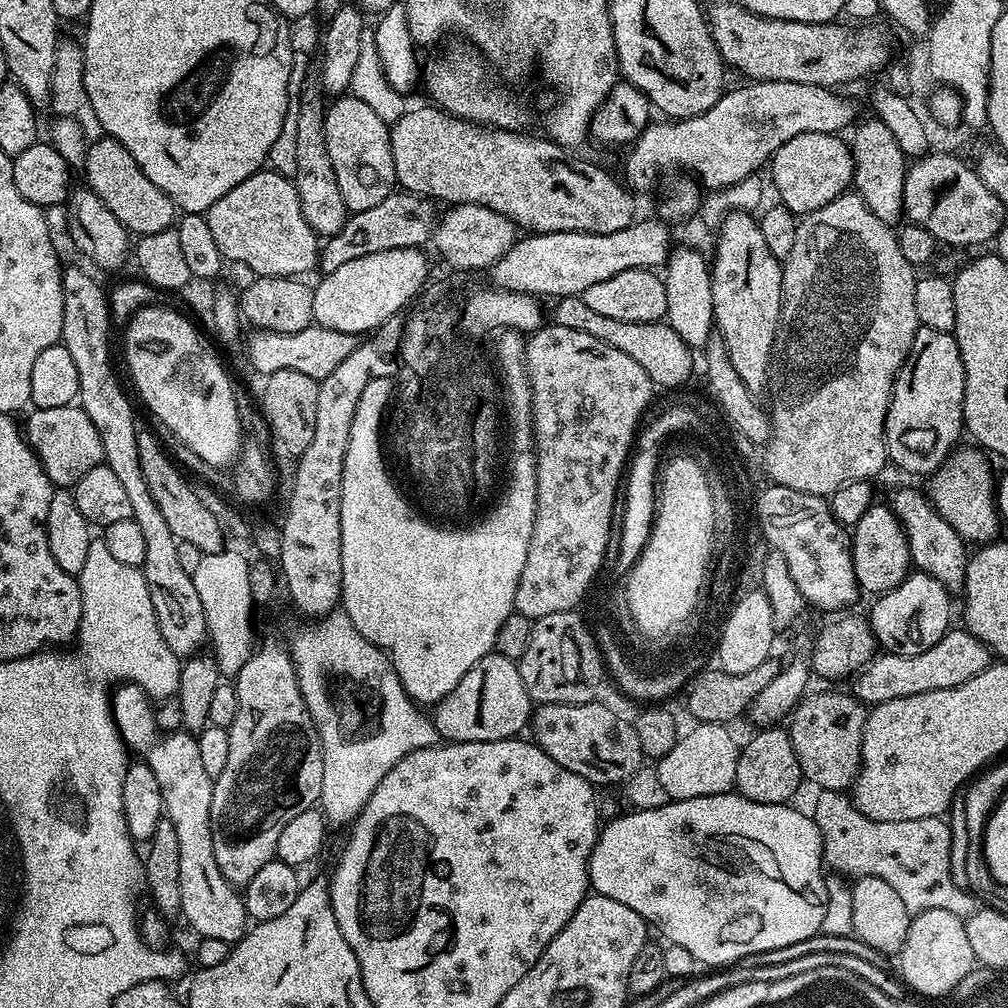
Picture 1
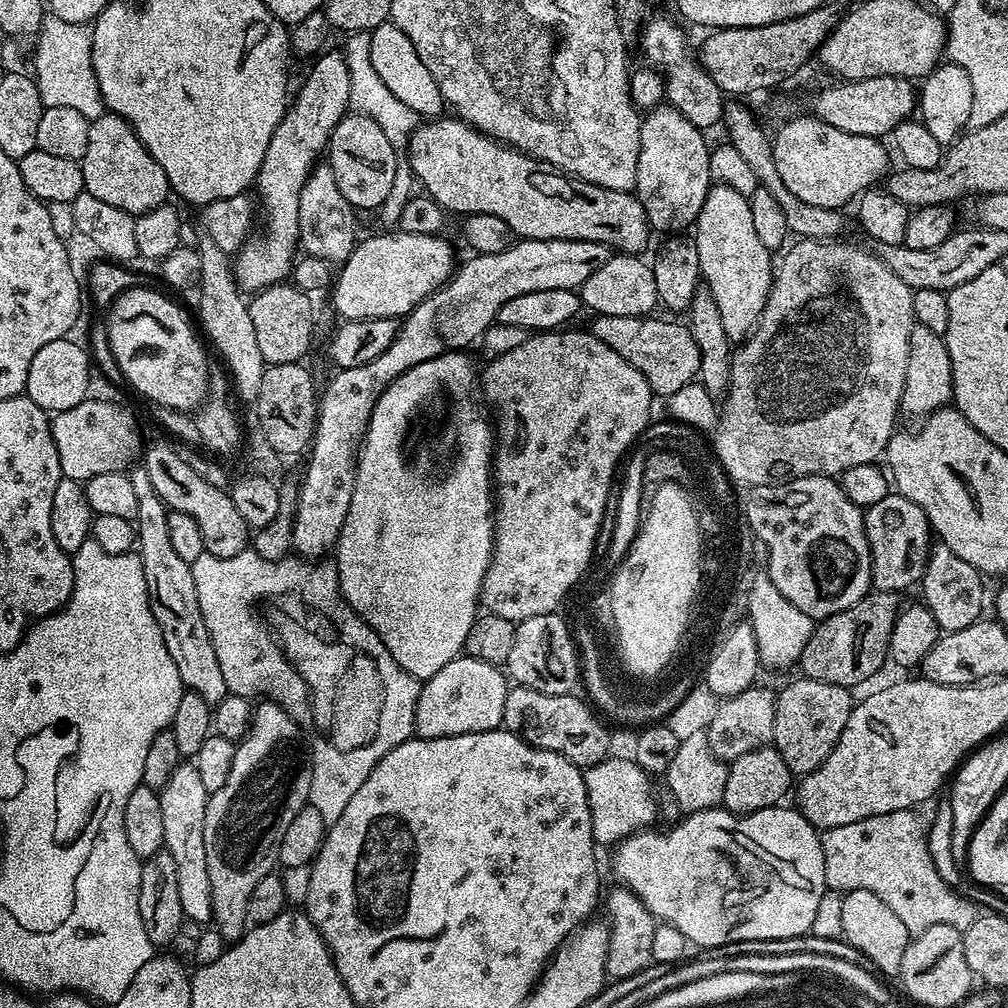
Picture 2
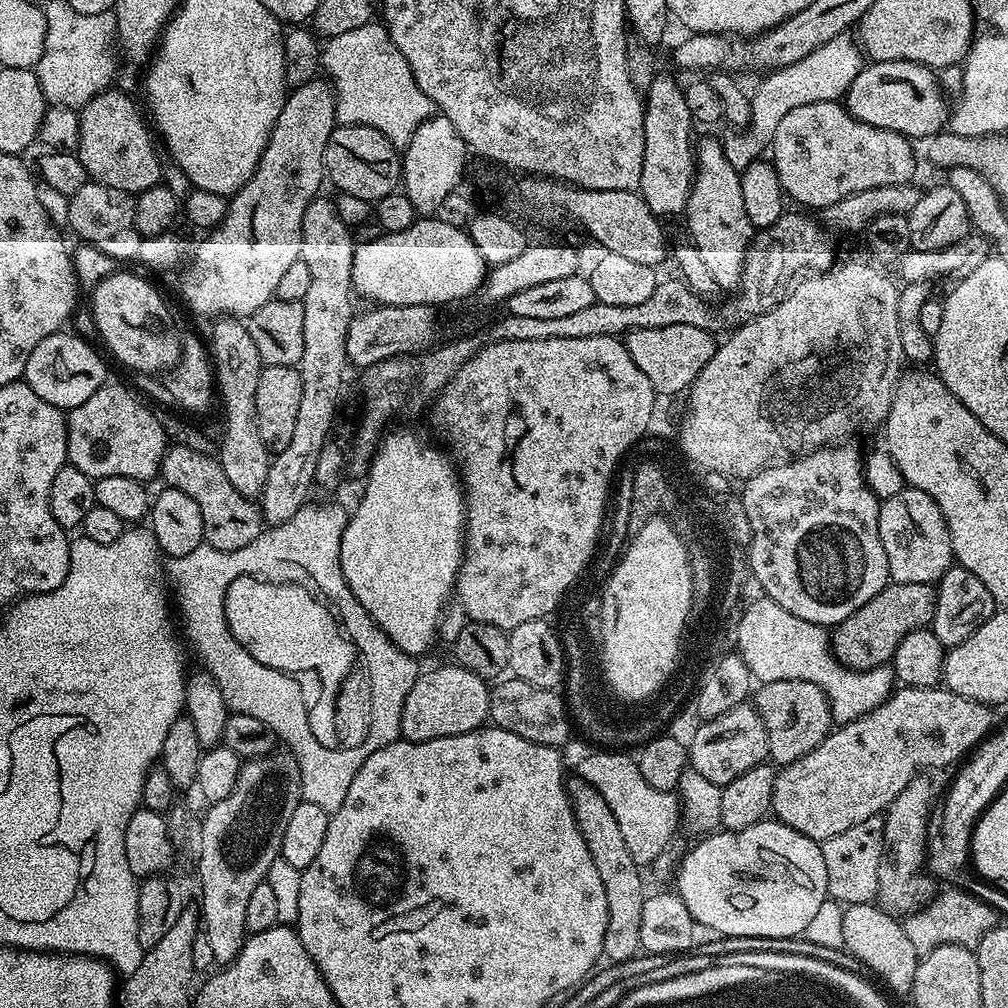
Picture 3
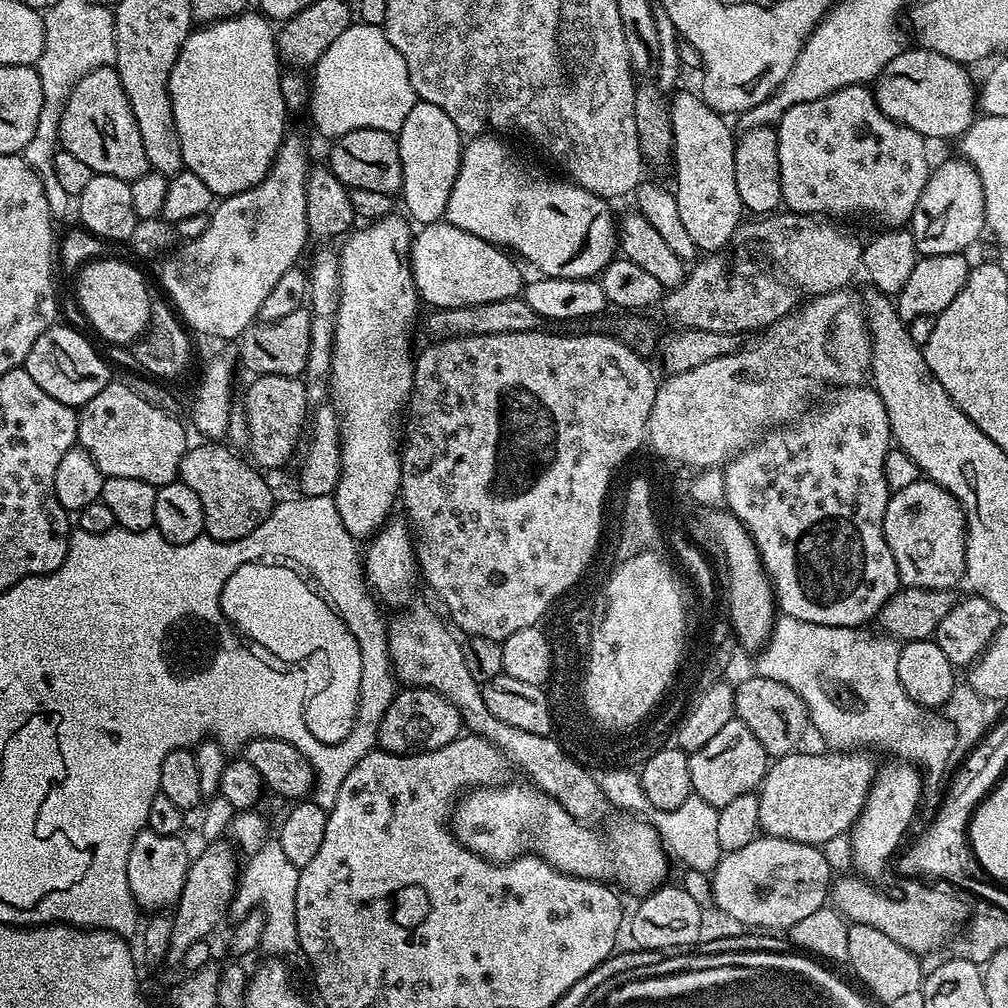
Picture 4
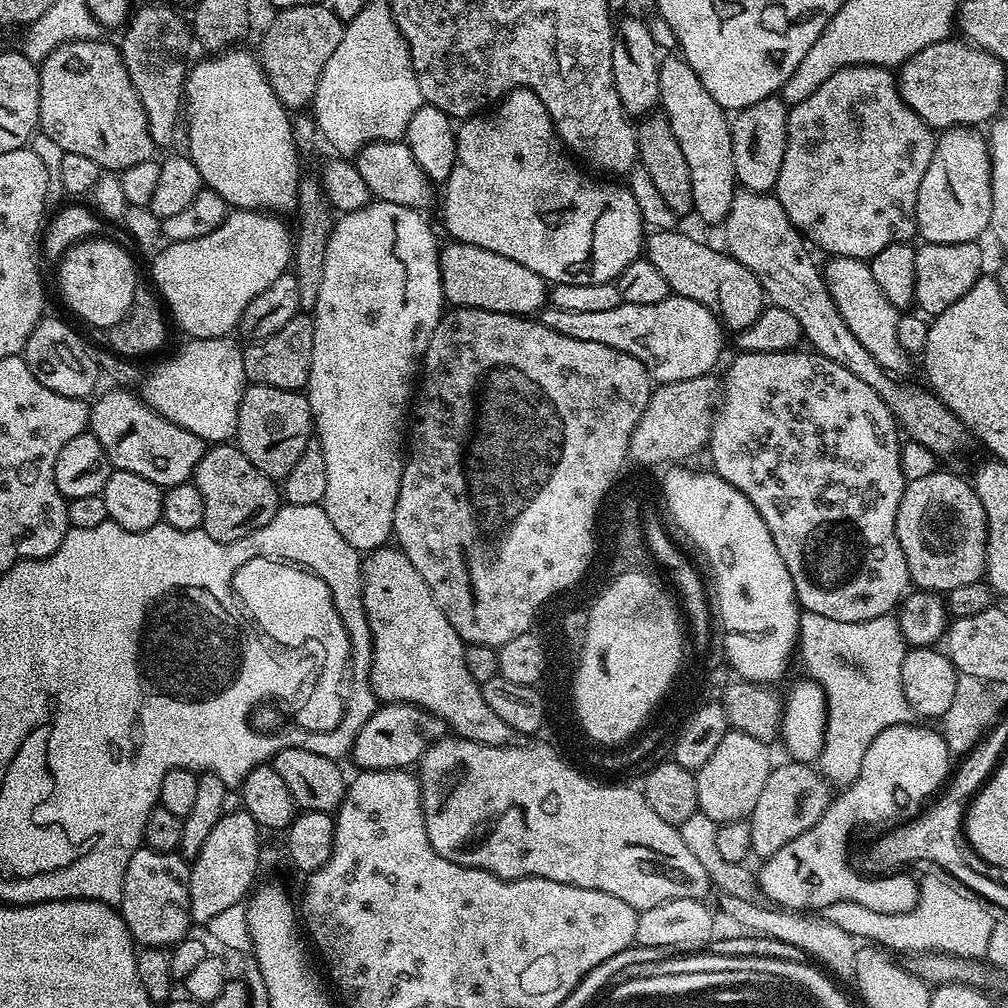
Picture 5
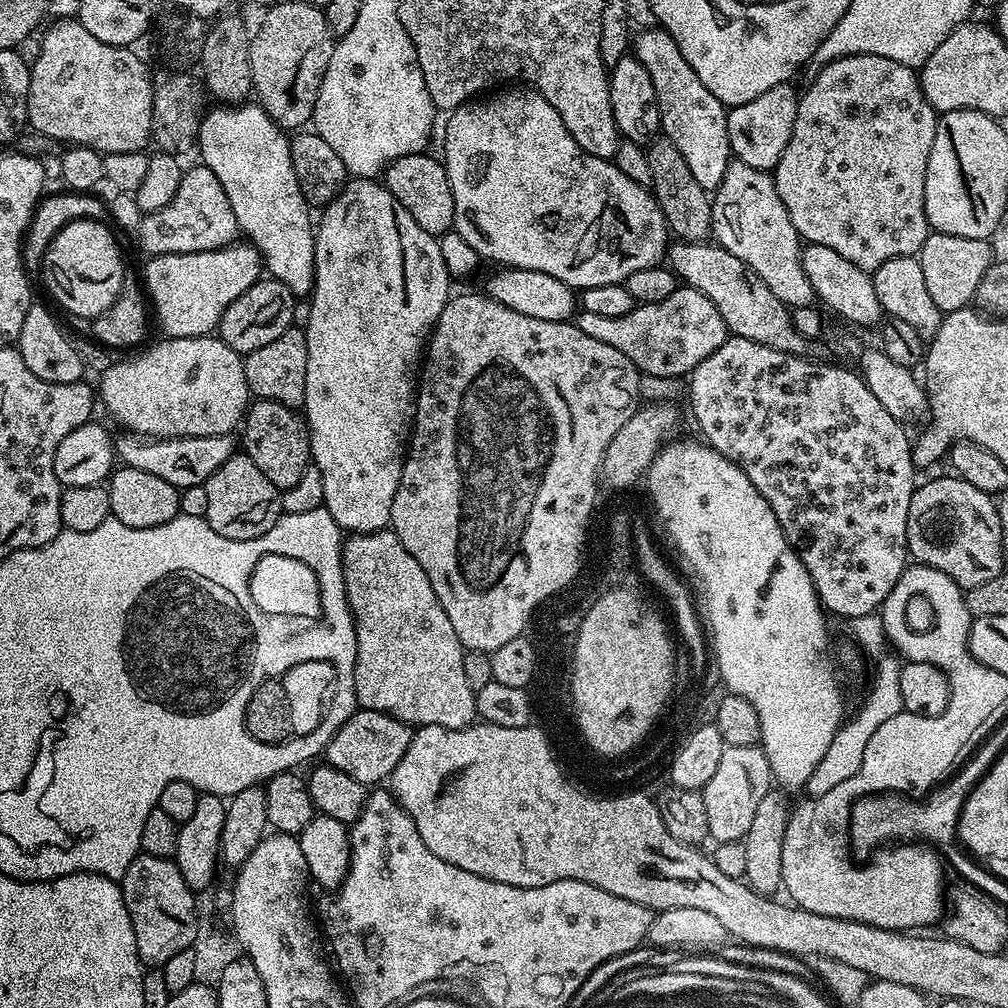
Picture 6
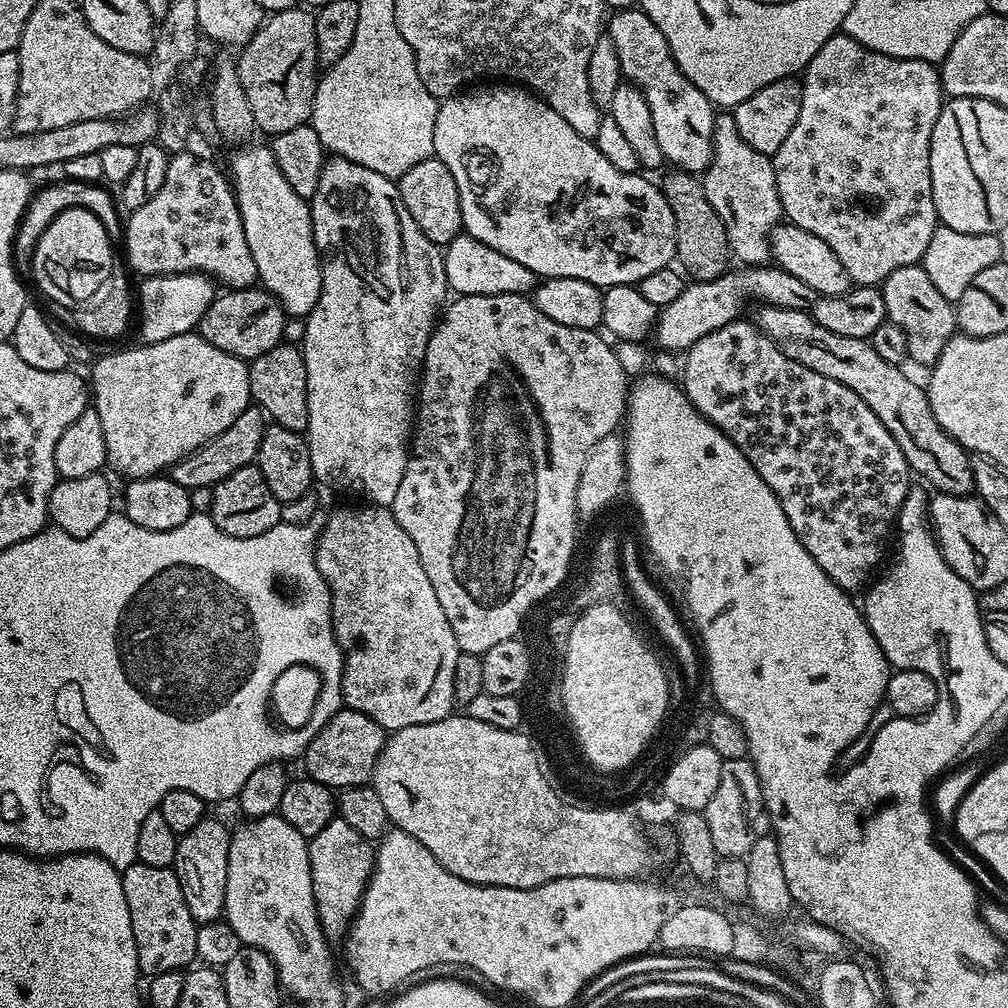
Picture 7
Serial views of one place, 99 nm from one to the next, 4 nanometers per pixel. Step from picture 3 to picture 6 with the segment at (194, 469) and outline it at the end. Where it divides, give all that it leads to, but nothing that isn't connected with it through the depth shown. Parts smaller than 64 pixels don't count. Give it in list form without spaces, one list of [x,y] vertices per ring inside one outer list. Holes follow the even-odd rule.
[[[233,454],[230,458],[226,458],[226,462],[222,462],[222,466],[218,466],[218,470],[214,470],[214,474],[210,474],[210,478],[203,485],[206,490],[208,525],[218,534],[222,534],[222,538],[231,540],[258,538],[266,534],[266,530],[270,530],[270,526],[274,526],[281,518],[281,489],[276,488],[274,482],[270,482],[270,478],[266,478],[266,474],[262,474],[262,470],[258,470],[258,466],[254,466],[254,462],[248,456]]]

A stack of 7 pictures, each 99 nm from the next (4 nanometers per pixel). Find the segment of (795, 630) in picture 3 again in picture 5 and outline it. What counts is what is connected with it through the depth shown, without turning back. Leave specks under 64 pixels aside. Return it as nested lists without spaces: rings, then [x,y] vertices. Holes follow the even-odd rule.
[[[803,611],[800,615],[799,636],[796,641],[796,656],[798,664],[800,660],[801,666],[804,668],[804,674],[817,683],[824,692],[825,699],[825,727],[823,738],[823,750],[818,754],[818,771],[829,785],[836,788],[845,788],[853,784],[858,778],[858,773],[862,768],[862,758],[865,757],[866,750],[869,749],[874,738],[882,732],[882,730],[890,726],[911,723],[914,714],[910,710],[909,703],[906,700],[906,694],[903,693],[902,687],[902,659],[905,658],[908,645],[901,634],[899,621],[890,614],[879,616],[878,618],[867,619],[866,622],[841,622],[835,621],[834,618],[823,617],[822,614],[814,614],[813,612]]]

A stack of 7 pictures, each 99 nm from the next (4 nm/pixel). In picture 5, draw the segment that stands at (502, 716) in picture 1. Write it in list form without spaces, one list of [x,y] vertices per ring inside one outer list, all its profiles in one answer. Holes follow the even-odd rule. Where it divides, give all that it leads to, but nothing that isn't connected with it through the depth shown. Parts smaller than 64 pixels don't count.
[[[381,703],[362,726],[362,730],[358,730],[352,743],[350,760],[353,760],[357,764],[355,767],[360,770],[408,770],[419,765],[428,745],[435,740],[444,739],[445,735],[444,720],[430,714],[426,709],[413,704]]]

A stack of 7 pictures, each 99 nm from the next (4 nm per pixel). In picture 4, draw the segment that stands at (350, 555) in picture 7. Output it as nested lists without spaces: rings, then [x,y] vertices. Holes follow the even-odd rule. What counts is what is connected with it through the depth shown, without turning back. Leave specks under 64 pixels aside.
[[[412,604],[405,612],[387,621],[388,656],[392,660],[392,670],[397,681],[404,686],[429,688],[442,694],[460,712],[463,727],[471,735],[486,738],[513,765],[521,764],[528,774],[527,779],[547,796],[553,796],[575,820],[583,820],[589,826],[599,825],[604,811],[610,808],[601,781],[596,776],[592,777],[593,773],[579,764],[563,748],[559,739],[542,734],[526,734],[526,730],[517,730],[515,726],[501,722],[499,718],[494,718],[494,714],[490,714],[480,693],[482,686],[470,678],[463,643],[459,639],[456,641],[457,633],[437,612],[424,604]]]

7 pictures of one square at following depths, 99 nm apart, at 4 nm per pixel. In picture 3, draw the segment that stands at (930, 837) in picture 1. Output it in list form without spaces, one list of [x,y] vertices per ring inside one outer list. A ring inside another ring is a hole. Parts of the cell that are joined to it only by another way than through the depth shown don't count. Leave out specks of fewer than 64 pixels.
[[[871,816],[866,818],[866,822],[858,822],[858,826],[850,826],[850,830],[842,834],[834,834],[834,838],[819,845],[818,855],[824,863],[826,892],[831,899],[847,906],[867,904],[877,897],[883,831],[883,819],[880,816]],[[952,886],[949,892],[941,891],[939,895],[914,911],[903,921],[906,938],[910,938],[917,957],[930,954],[943,944],[961,944],[964,948],[975,949],[992,928],[997,927],[996,912],[988,904],[983,904],[976,896],[967,896],[959,892],[959,887]]]

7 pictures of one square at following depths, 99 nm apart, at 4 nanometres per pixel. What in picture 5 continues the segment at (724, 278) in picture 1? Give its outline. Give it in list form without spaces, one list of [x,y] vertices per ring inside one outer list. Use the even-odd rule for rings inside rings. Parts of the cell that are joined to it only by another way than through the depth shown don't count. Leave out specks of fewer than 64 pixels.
[[[679,55],[661,59],[658,82],[660,83],[659,107],[667,116],[671,130],[682,148],[683,157],[690,168],[693,183],[692,212],[708,224],[719,225],[728,217],[732,200],[738,191],[732,149],[732,125],[729,113],[702,86],[702,78]]]

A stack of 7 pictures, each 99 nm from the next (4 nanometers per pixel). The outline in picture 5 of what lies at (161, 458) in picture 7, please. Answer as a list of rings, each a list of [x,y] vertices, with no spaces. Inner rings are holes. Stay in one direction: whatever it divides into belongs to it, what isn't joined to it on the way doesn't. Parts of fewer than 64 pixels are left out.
[[[232,338],[187,341],[169,360],[164,360],[142,380],[142,399],[162,418],[198,434],[209,445],[231,441],[238,426],[238,406],[246,387],[244,354]]]

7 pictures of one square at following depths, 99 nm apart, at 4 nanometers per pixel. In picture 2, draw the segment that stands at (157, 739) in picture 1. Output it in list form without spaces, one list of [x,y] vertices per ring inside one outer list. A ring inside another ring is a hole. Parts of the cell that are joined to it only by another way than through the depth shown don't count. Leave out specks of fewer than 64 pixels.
[[[182,762],[172,772],[170,782],[159,789],[162,802],[163,851],[174,858],[174,867],[178,870],[178,894],[182,901],[182,910],[189,921],[209,923],[212,920],[212,895],[210,894],[210,874],[206,874],[206,806],[210,793],[202,786],[195,763]]]

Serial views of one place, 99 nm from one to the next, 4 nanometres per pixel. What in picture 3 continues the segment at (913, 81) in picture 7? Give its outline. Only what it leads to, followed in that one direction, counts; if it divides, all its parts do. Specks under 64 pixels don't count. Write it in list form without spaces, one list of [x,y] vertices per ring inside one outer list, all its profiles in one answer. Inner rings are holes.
[[[835,100],[810,102],[810,106],[797,106],[795,110],[790,110],[790,114],[786,114],[786,118],[782,118],[770,145],[770,162],[776,168],[785,193],[800,203],[797,205],[808,210],[823,210],[834,202],[842,202],[842,198],[850,198],[850,194],[858,194],[858,190],[909,183],[916,172],[912,144],[913,141],[907,136],[870,126],[854,118],[843,103]]]

